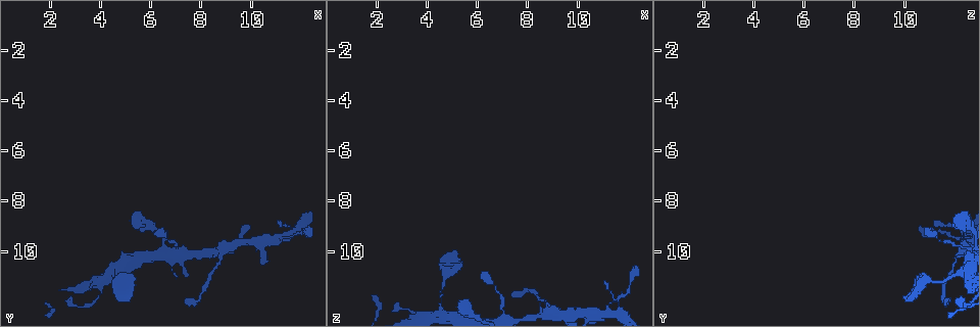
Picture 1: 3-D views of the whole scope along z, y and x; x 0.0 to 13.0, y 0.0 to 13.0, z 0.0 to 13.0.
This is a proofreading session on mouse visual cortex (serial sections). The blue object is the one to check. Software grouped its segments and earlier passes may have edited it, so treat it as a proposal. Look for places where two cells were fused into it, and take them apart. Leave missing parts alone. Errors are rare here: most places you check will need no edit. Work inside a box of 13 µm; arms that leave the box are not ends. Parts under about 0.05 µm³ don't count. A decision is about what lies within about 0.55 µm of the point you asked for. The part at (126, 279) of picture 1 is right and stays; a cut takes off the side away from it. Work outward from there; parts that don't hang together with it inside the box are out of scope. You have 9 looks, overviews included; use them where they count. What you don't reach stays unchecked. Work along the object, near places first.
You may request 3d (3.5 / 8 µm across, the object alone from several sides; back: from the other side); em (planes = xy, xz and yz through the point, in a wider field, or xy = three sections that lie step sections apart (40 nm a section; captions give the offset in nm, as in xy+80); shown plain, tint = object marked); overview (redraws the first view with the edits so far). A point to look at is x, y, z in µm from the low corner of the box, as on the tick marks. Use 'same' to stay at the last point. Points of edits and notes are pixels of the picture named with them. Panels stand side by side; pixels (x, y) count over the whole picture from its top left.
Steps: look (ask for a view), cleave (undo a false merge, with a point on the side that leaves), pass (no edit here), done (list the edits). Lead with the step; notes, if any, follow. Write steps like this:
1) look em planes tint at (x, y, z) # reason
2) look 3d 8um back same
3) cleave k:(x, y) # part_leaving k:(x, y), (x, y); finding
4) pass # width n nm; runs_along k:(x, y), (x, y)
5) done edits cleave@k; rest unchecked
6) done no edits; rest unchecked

look 3d 3.5um at (4.5, 11.0, 12.3) # thin arm on a thick one

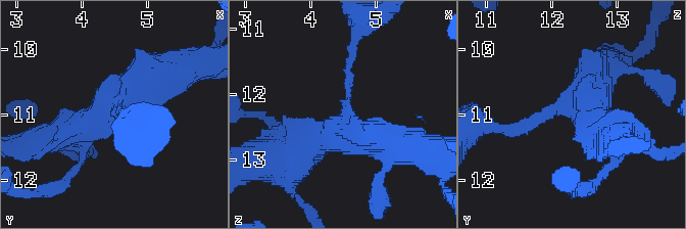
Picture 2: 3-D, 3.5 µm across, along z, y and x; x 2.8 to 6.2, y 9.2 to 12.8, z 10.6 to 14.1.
look em xy step 5 tint at (4.55, 10.95, 12.30) # arms 3; arm_widths 150, 500, 500 nm

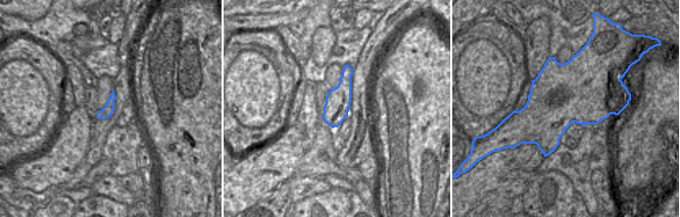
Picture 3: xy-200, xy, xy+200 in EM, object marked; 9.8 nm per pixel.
pass # runs_along 2:(511, 128), (579, 108), (602, 78); continuous, no second cell

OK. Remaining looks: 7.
look 3d 3.5um at (7.0, 9.8, 12.5) # thin arm on a thick one

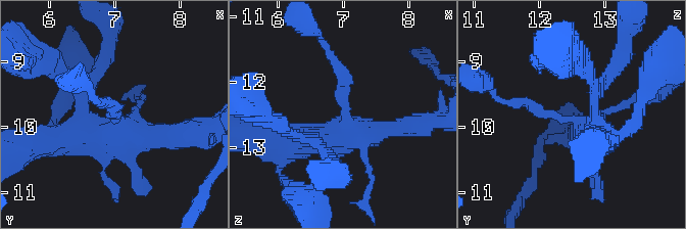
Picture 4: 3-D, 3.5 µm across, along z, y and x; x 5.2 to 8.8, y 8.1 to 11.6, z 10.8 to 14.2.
look em xy step 2 tint at (7.00, 9.85, 12.40) # arms 3; arm_widths 150, 450, 600 nm

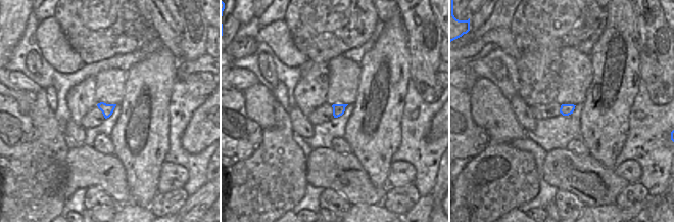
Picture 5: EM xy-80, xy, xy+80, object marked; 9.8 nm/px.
pass # one cell here

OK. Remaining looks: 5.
look 3d 3.5um at (8.8, 10.3, 12.0) # calibre changes

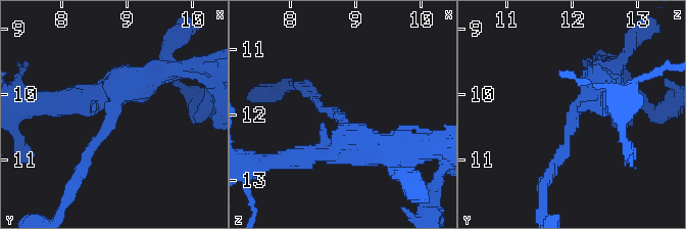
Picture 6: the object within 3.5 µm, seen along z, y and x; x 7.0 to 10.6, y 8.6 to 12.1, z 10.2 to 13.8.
look em xy step 3 tint at (8.80, 10.35, 12.00)

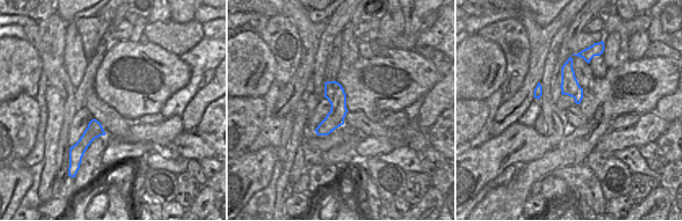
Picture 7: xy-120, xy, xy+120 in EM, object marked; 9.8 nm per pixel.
pass # arm_widths 150, 300 nm; runs_along 7:(334, 84), (336, 116), (320, 132); continuous, no second cell

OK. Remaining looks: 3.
look em xy step 1 tint at (11.2, 9.5, 12.3) # four-way junction

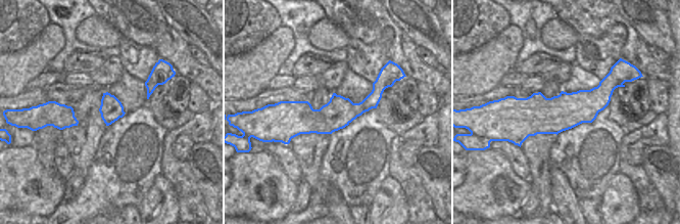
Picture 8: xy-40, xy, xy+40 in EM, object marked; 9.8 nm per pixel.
look 3d 3.5um same # see where the arms go

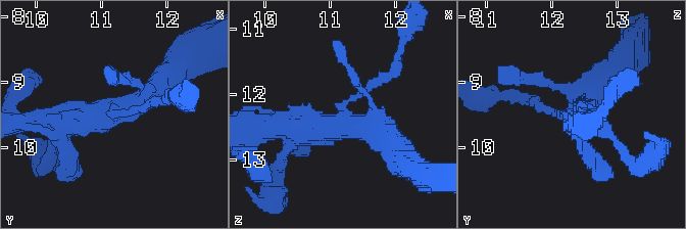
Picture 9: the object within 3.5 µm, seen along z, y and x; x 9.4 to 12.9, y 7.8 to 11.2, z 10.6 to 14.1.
pass # arm_widths 150, 200, 400, 400 nm; runs_along 8:(384, 84), (357, 109), (285, 119); all the same cell

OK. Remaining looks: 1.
done no edits; rest unchecked

